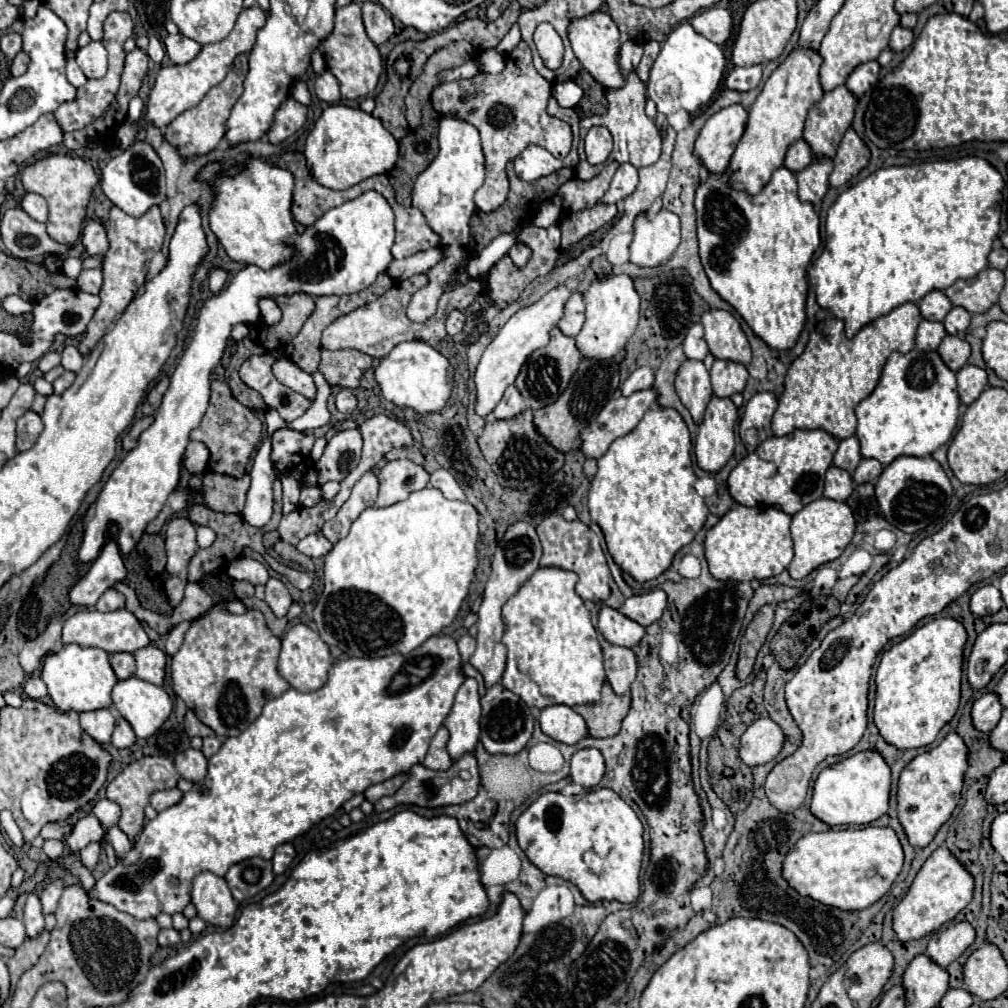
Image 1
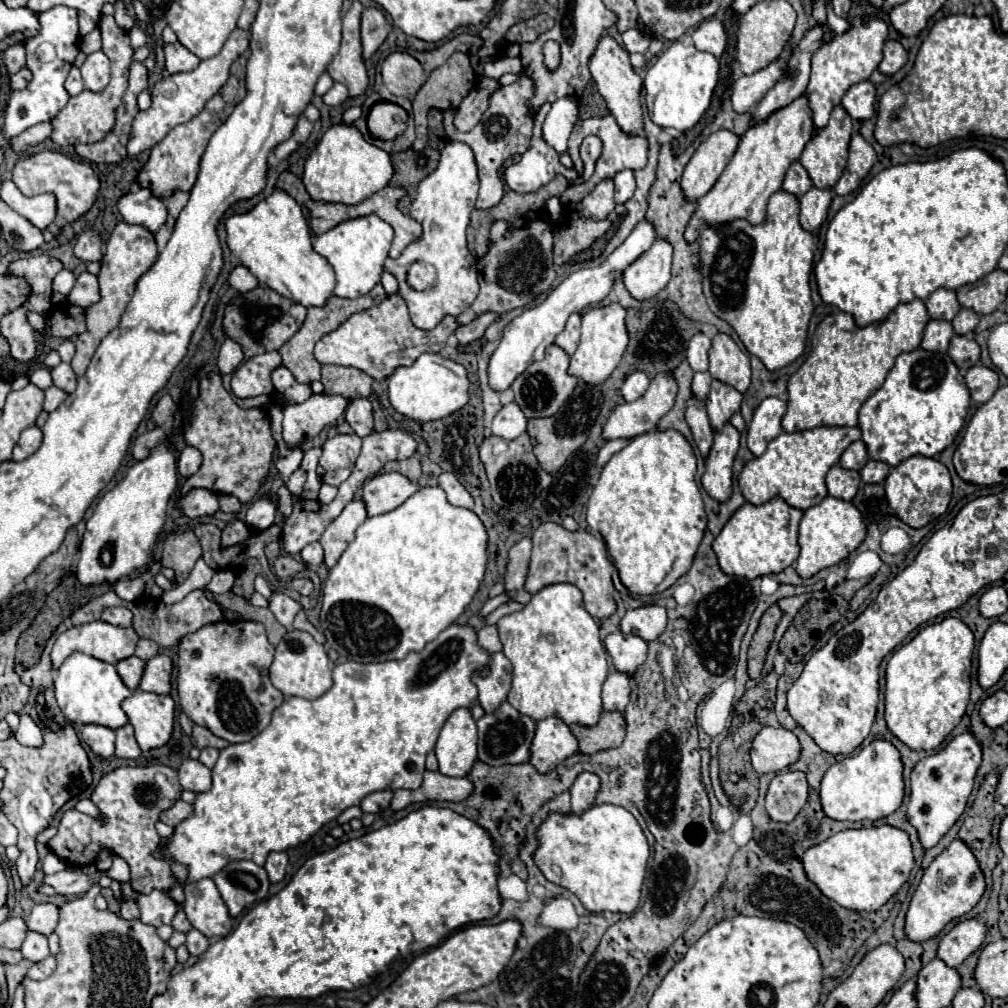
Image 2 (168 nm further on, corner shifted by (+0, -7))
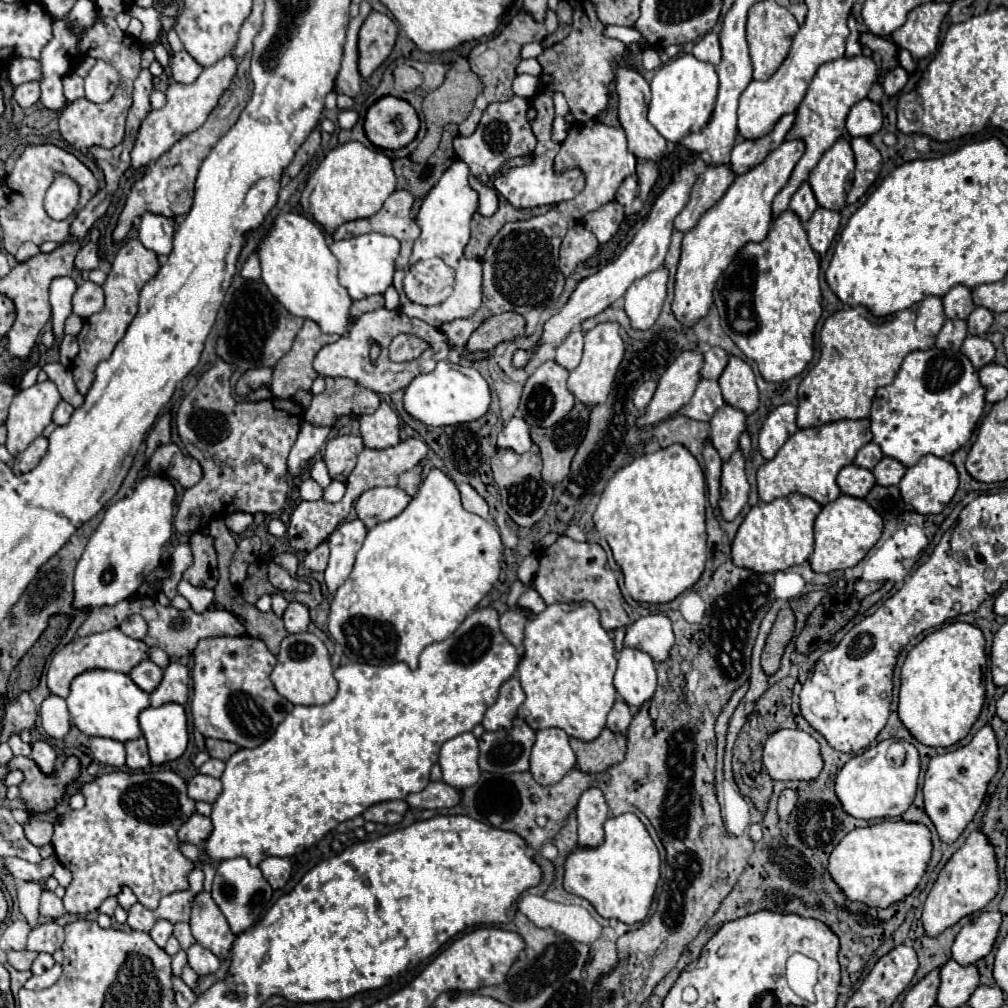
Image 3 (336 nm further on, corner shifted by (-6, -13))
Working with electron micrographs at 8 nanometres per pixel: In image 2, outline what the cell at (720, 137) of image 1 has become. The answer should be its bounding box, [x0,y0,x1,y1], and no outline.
[681,130,739,202]

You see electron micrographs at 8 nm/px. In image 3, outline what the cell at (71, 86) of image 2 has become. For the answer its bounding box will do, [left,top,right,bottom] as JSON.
[63,72,85,102]

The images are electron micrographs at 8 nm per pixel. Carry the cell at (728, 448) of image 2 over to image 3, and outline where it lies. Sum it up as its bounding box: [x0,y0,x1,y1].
[719,448,749,520]

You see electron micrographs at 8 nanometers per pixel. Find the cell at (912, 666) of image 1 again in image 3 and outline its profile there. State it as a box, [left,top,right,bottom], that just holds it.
[899,622,985,748]

